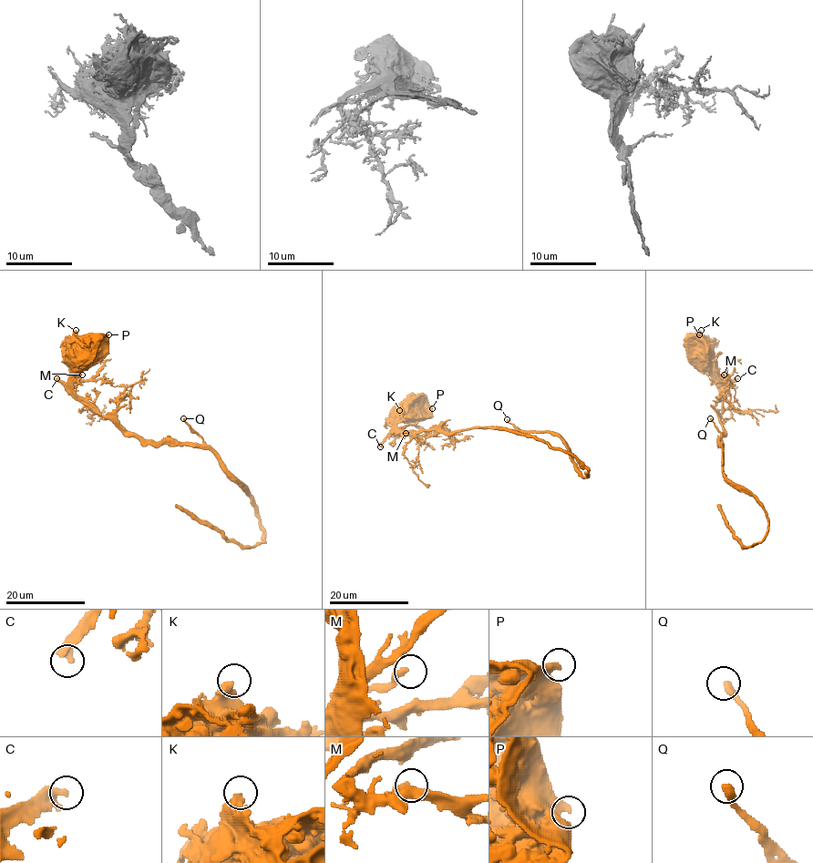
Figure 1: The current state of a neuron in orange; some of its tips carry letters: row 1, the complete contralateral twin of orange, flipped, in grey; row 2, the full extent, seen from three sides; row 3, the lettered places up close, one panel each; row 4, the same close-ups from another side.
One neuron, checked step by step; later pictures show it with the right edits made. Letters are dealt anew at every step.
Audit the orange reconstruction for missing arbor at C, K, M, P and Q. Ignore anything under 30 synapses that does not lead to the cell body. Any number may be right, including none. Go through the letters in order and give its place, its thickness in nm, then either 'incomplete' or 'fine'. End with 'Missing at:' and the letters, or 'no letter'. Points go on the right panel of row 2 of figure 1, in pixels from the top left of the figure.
C: place (737, 378); calibre 320 nm; incomplete
K: place (701, 330); calibre 440 nm; fine
M: place (724, 374); calibre 240 nm; fine
P: place (699, 334); calibre 440 nm; fine
Q: place (710, 418); calibre 340 nm; fine
Missing at: C

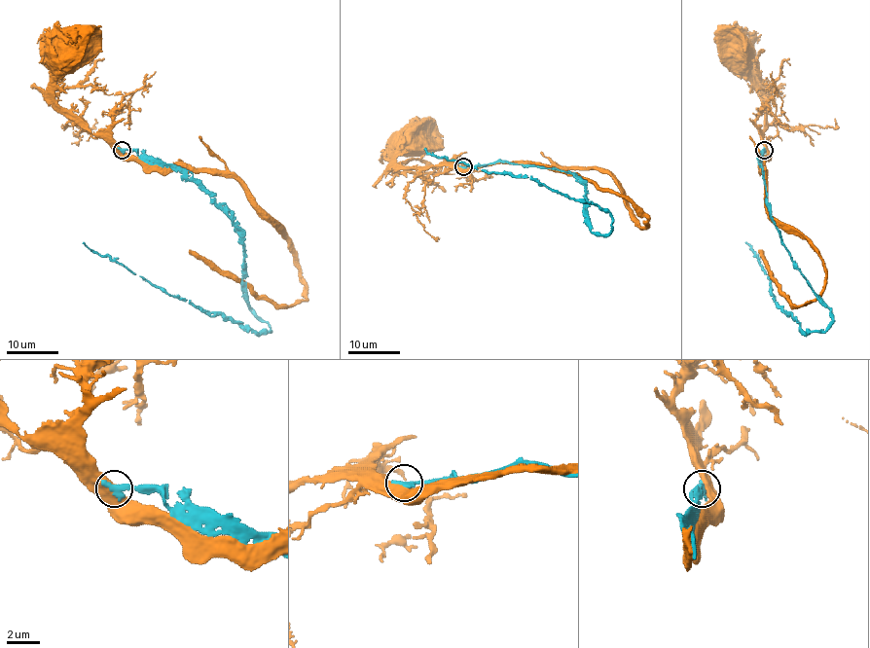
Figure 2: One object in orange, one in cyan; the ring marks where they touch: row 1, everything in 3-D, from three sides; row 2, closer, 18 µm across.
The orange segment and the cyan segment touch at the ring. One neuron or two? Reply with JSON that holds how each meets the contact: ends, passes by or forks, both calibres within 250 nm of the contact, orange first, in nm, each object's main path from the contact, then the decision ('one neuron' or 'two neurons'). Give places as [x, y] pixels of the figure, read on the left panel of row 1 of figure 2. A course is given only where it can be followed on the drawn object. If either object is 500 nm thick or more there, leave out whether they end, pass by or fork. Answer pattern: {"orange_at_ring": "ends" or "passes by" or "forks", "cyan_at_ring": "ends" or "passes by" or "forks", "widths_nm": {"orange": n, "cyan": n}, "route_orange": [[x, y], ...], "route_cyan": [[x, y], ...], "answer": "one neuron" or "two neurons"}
{"widths_nm": {"orange": 500, "cyan": 400}, "route_orange": [[122, 149], [97, 137], [77, 118], [68, 114], [54, 97], [54, 73], [61, 63], [61, 54], [73, 50]], "route_cyan": [[122, 149], [180, 166], [227, 216], [242, 247], [242, 298], [270, 331], [239, 326], [169, 296], [84, 241]], "answer": "two neurons"}

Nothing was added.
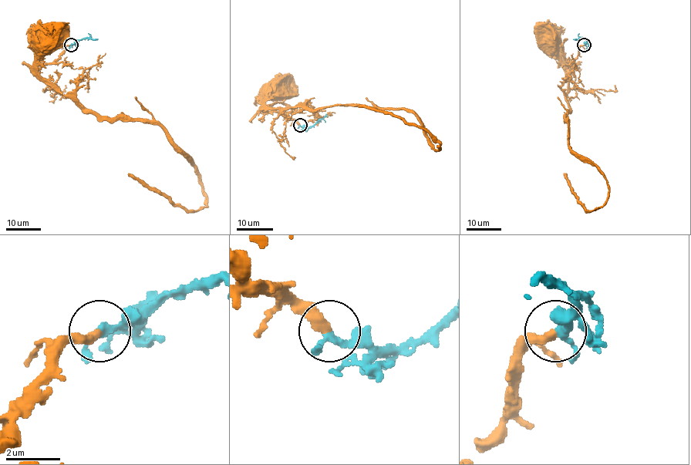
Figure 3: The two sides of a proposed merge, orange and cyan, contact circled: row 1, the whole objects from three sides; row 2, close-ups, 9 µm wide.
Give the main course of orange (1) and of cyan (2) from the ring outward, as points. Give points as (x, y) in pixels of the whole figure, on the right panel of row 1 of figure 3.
1: (584, 45), (579, 48), (579, 55), (566, 68), (551, 49), (545, 39), (550, 38)
2: (584, 45), (584, 39), (574, 39)

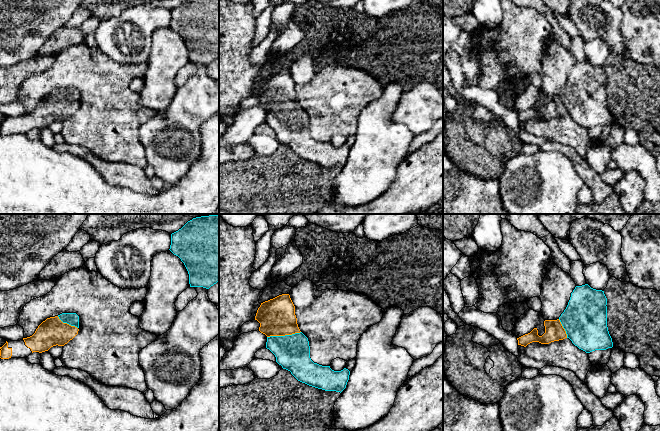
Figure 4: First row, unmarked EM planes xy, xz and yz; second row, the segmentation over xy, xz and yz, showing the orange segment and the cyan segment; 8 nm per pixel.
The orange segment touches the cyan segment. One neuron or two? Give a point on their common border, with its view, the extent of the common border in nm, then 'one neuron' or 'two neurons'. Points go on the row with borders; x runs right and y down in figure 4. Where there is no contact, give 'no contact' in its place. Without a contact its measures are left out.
meets orange in xz at (283, 335); contact 280 nm long; one neuron

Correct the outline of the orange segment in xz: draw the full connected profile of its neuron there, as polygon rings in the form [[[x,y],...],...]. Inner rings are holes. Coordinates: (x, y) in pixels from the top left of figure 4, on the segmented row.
[[[289,294],[261,303],[255,320],[260,323],[259,331],[267,336],[266,348],[298,381],[325,391],[341,393],[346,388],[348,369],[334,371],[311,360],[309,341],[298,327]]]

